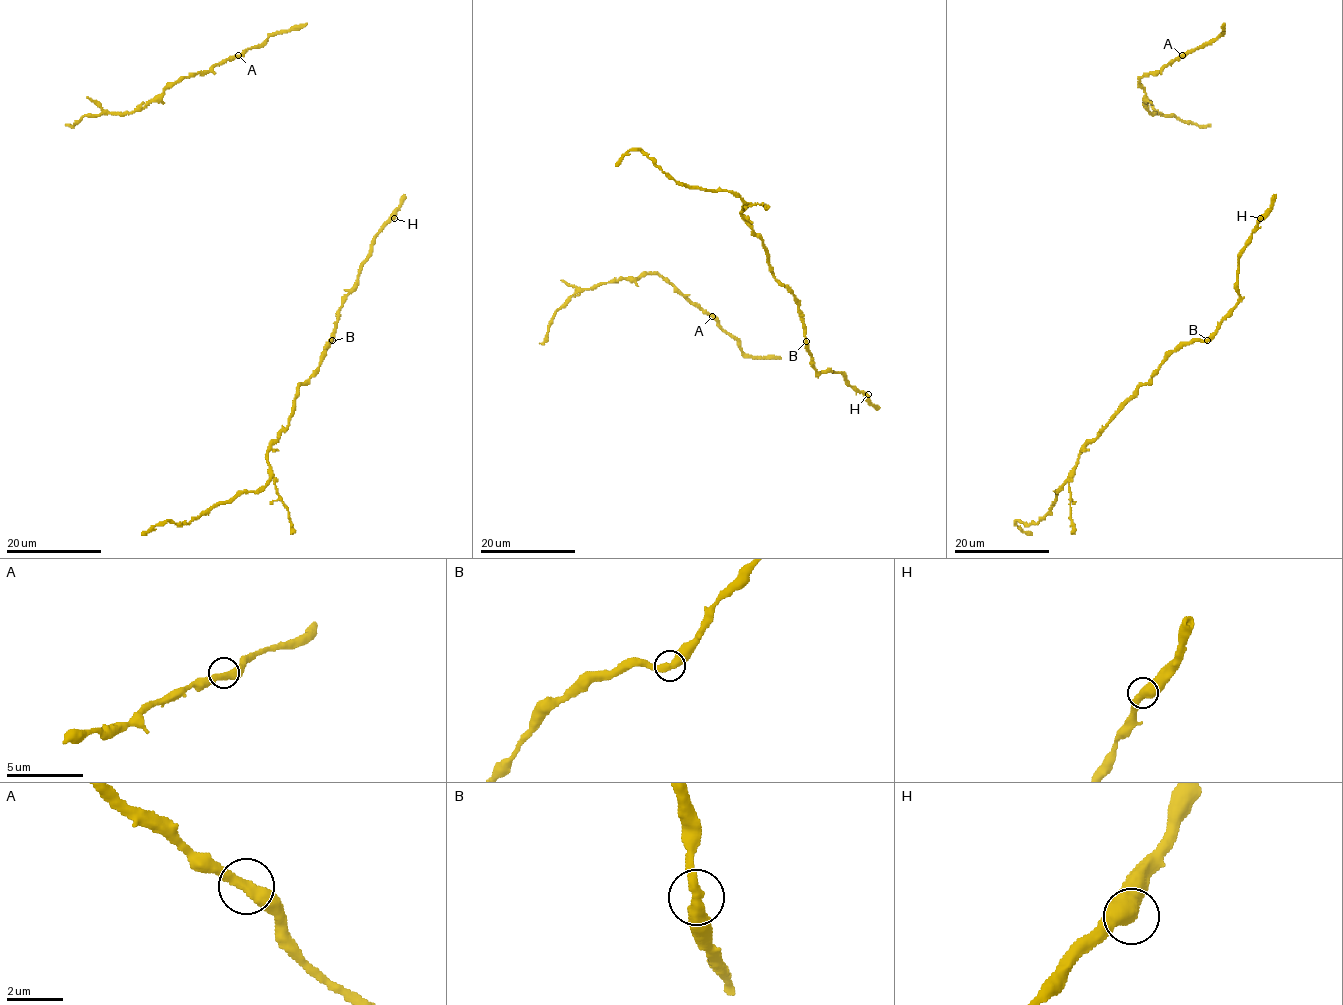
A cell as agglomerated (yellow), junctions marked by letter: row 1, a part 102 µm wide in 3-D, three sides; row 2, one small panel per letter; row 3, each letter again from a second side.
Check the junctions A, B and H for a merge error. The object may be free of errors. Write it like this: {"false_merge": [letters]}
{"false_merge": []}

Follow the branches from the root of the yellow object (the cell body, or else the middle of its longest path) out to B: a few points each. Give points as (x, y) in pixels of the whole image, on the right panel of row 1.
B: (1263, 217), (1239, 257), (1239, 301), (1207, 341)

